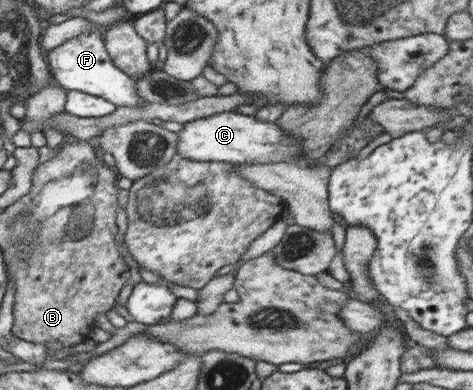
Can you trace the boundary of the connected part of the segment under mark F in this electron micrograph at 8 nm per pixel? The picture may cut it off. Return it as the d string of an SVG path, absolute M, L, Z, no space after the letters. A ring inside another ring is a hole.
M94 24L84 34L49 51L48 62L55 83L68 91L76 90L93 96L101 96L113 102L117 107L140 107L149 104L139 94L138 78L123 72L123 69L120 69L111 58L106 47L105 29L104 26Z

